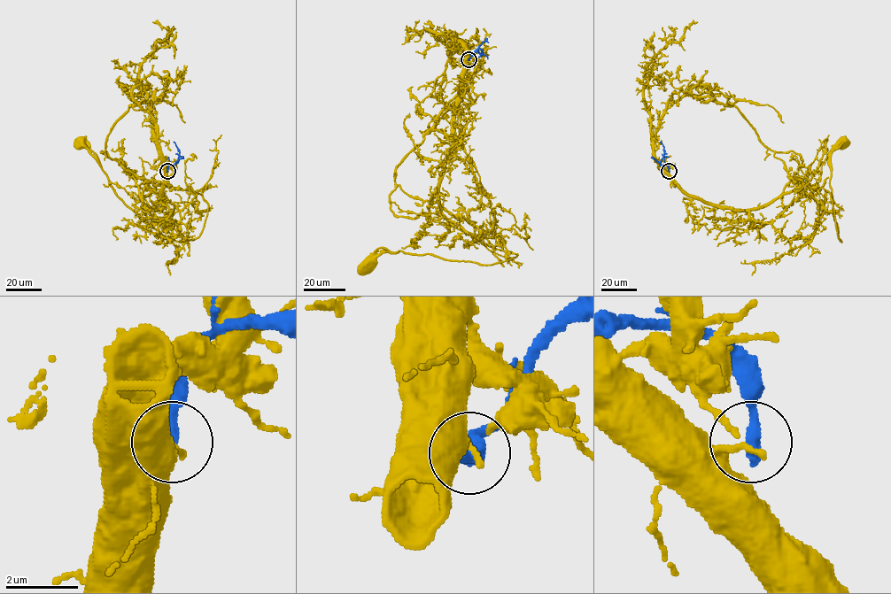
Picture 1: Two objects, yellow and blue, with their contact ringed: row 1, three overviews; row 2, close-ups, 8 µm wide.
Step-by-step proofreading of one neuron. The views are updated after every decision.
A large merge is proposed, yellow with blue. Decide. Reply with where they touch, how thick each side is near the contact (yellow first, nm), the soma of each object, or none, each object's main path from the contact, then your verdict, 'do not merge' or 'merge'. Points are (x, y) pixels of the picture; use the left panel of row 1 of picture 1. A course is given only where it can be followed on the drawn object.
place (167, 171); calibres 180 and 360 nm; soma yellow (80, 143); soma blue none; course yellow (167, 171), (154, 209), (144, 204), (151, 182), (199, 194), (197, 237), (146, 223), (80, 142); course blue (167, 171), (167, 166), (177, 162), (179, 156), (174, 142); do not merge

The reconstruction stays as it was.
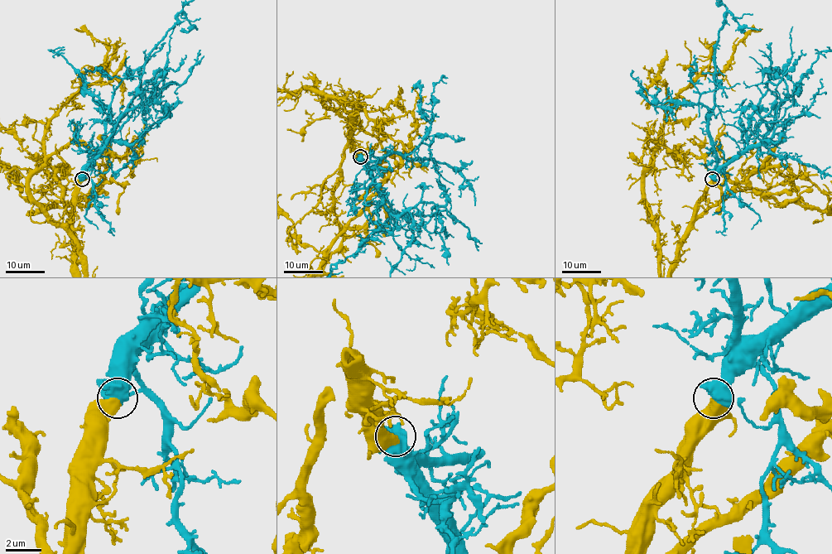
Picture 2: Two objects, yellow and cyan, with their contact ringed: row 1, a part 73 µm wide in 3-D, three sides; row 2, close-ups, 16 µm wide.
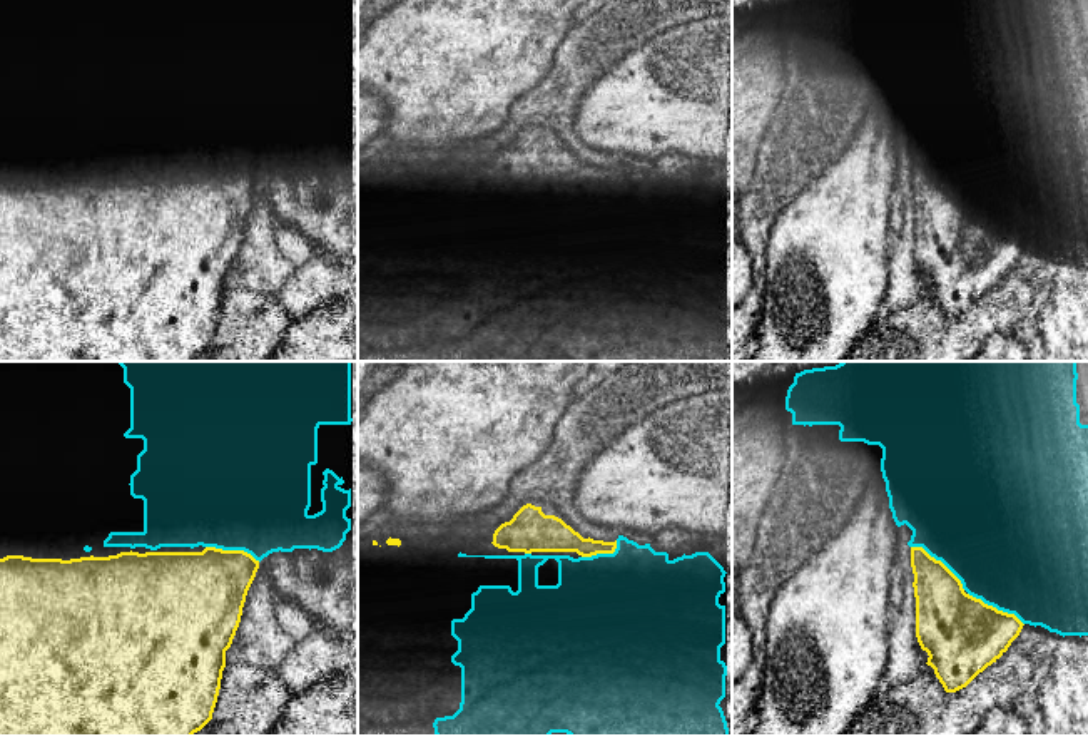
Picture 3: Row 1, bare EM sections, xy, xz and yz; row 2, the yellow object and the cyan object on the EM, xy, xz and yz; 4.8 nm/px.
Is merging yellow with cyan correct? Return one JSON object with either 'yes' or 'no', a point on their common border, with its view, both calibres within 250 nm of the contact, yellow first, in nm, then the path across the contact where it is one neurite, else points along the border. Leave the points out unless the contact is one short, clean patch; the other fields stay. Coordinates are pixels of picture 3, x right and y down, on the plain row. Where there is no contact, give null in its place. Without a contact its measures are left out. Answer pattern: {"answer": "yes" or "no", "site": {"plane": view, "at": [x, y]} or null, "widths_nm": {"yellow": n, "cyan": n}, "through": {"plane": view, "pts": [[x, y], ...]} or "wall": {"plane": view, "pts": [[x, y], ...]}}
{"answer": "yes", "site": {"plane": "yz", "at": [940, 186]}, "widths_nm": {"yellow": 280, "cyan": 500}}

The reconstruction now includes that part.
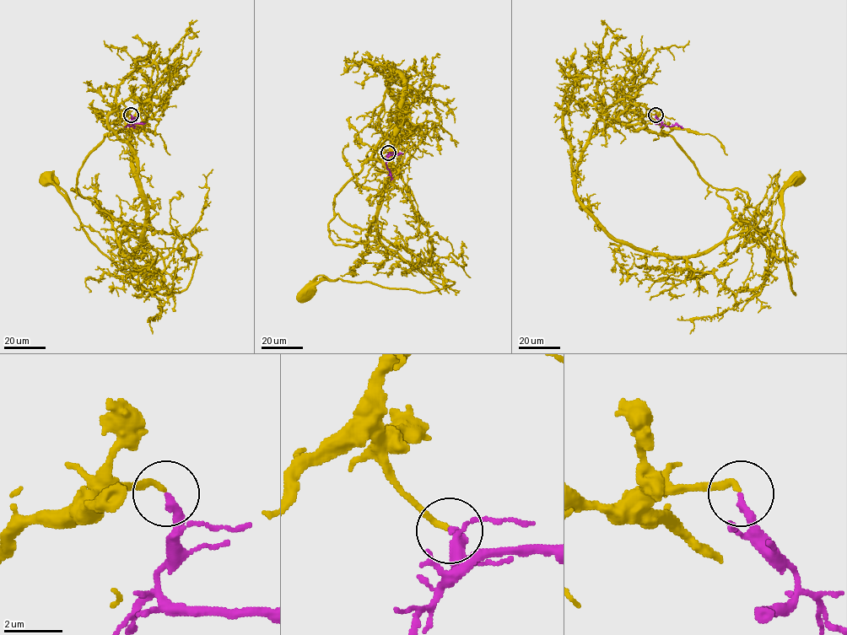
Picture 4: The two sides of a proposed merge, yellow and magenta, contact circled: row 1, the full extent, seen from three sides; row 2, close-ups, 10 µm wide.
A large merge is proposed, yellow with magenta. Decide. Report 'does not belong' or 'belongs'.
belongs

